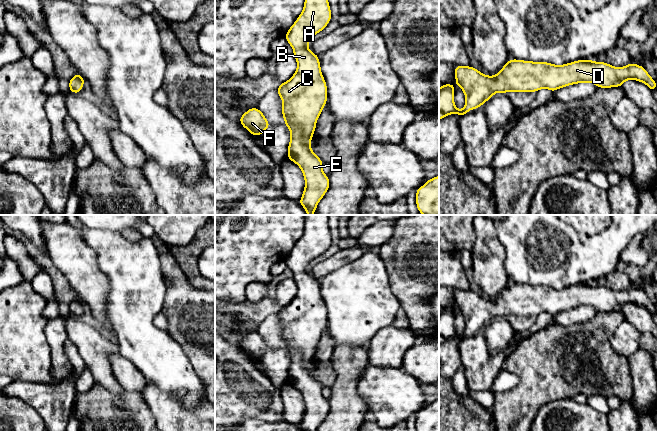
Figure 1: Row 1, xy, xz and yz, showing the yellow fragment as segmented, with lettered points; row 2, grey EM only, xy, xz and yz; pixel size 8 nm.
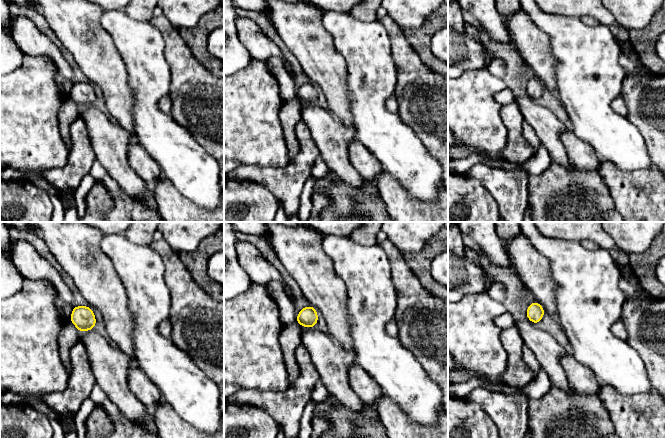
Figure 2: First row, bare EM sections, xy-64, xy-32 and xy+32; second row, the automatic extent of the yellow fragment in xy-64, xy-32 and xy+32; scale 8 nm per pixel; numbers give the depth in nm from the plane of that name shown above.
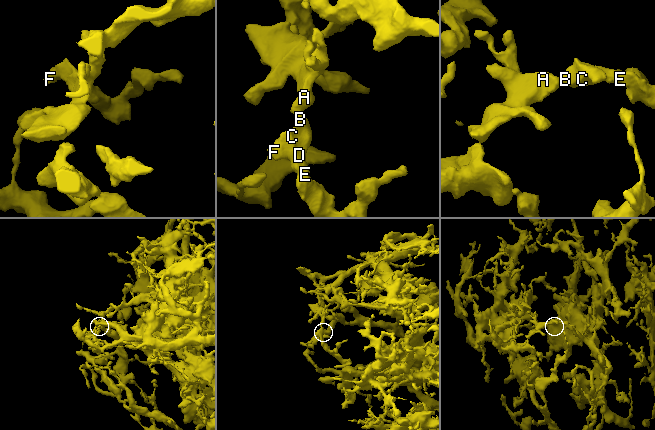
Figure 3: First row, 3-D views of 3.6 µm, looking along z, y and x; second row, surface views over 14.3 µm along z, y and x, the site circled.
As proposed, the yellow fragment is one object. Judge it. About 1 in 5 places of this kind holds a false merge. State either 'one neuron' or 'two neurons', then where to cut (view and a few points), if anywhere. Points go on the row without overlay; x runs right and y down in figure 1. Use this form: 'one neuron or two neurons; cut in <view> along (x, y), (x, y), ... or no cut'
one neuron; no cut

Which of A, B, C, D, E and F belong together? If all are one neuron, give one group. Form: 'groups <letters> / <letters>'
groups A B C D E F

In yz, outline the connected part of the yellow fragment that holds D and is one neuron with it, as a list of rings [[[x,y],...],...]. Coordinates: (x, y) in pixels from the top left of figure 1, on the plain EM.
[[[510,283],[495,300],[487,300],[471,290],[455,289],[456,308],[466,320],[465,330],[458,334],[454,327],[454,309],[444,308],[439,312],[439,344],[450,338],[458,338],[460,342],[471,333],[478,333],[496,316],[538,316],[542,312],[555,316],[559,312],[578,307],[593,307],[598,312],[620,311],[626,304],[637,304],[648,310],[653,316],[657,312],[656,305],[651,302],[643,290],[630,286],[624,291],[614,291],[606,286],[595,286],[591,283],[577,284],[557,290],[543,285],[533,286]]]

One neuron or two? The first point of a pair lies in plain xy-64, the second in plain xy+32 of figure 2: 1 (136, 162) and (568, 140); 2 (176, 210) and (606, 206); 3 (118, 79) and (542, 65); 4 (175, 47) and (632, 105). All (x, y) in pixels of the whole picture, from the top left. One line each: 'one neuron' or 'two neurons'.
1: one neuron
2: two neurons
3: one neuron
4: one neuron

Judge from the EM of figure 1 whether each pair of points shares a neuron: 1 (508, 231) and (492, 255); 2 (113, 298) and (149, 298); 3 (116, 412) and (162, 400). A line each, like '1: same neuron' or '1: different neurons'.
1: different neurons
2: same neuron
3: different neurons

